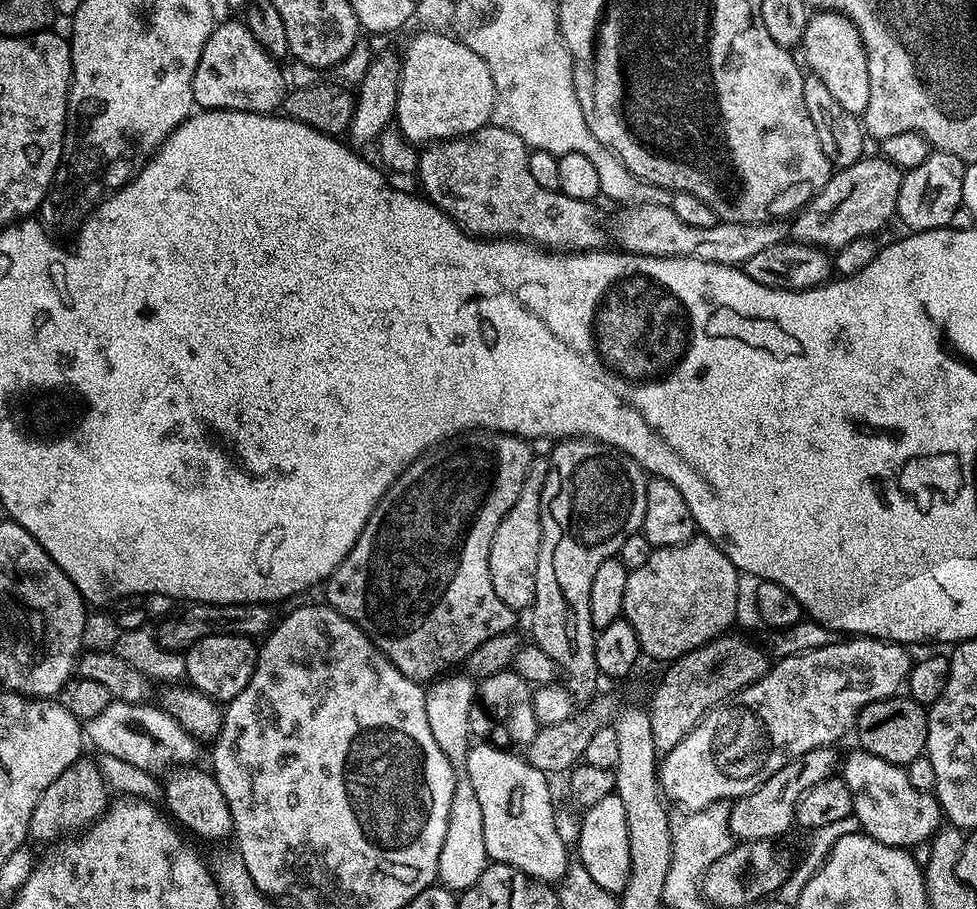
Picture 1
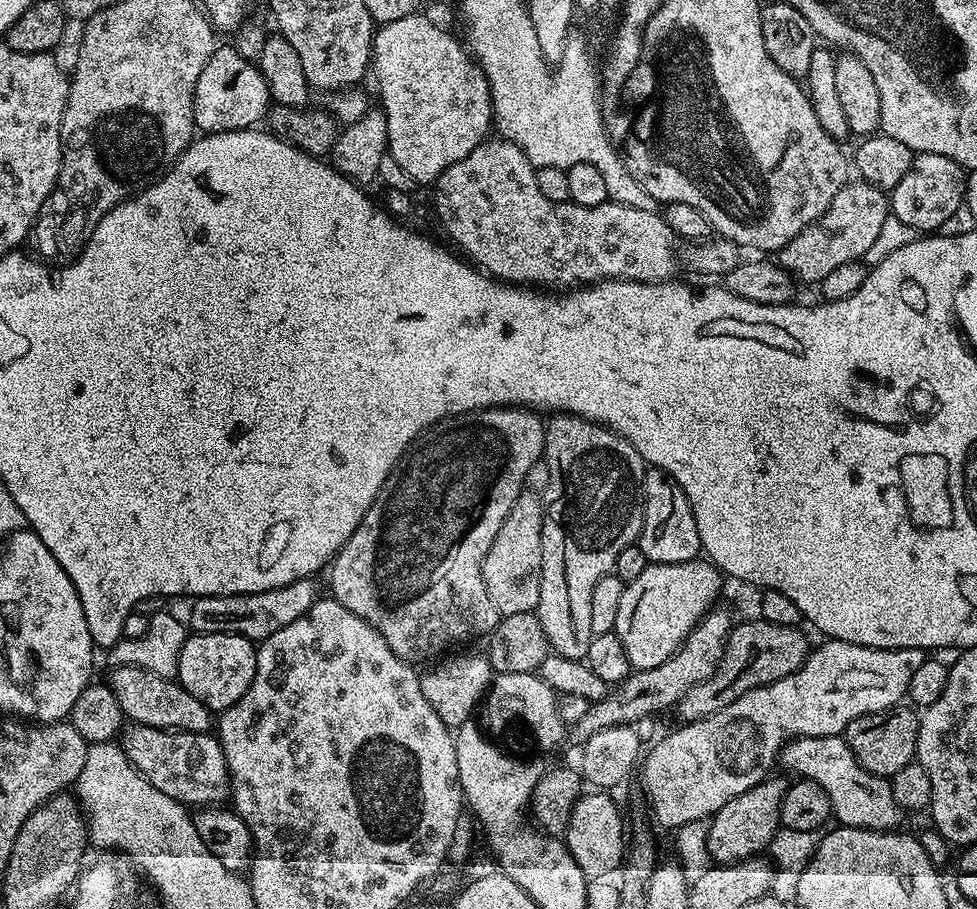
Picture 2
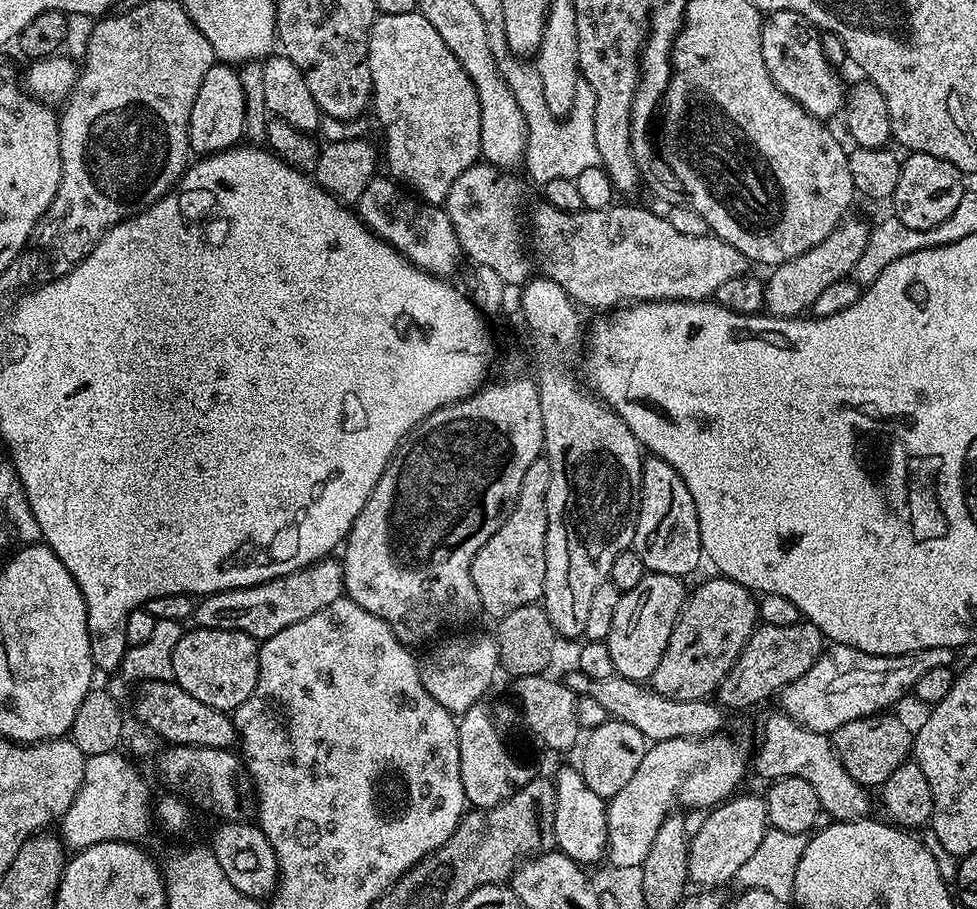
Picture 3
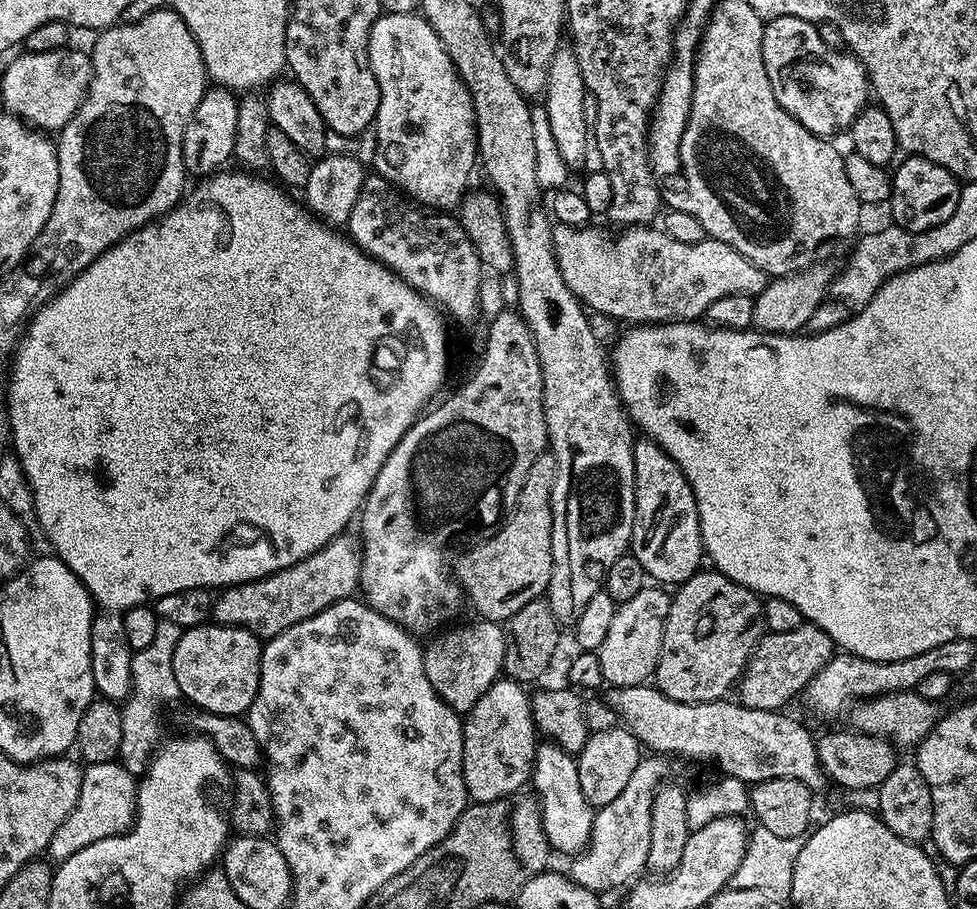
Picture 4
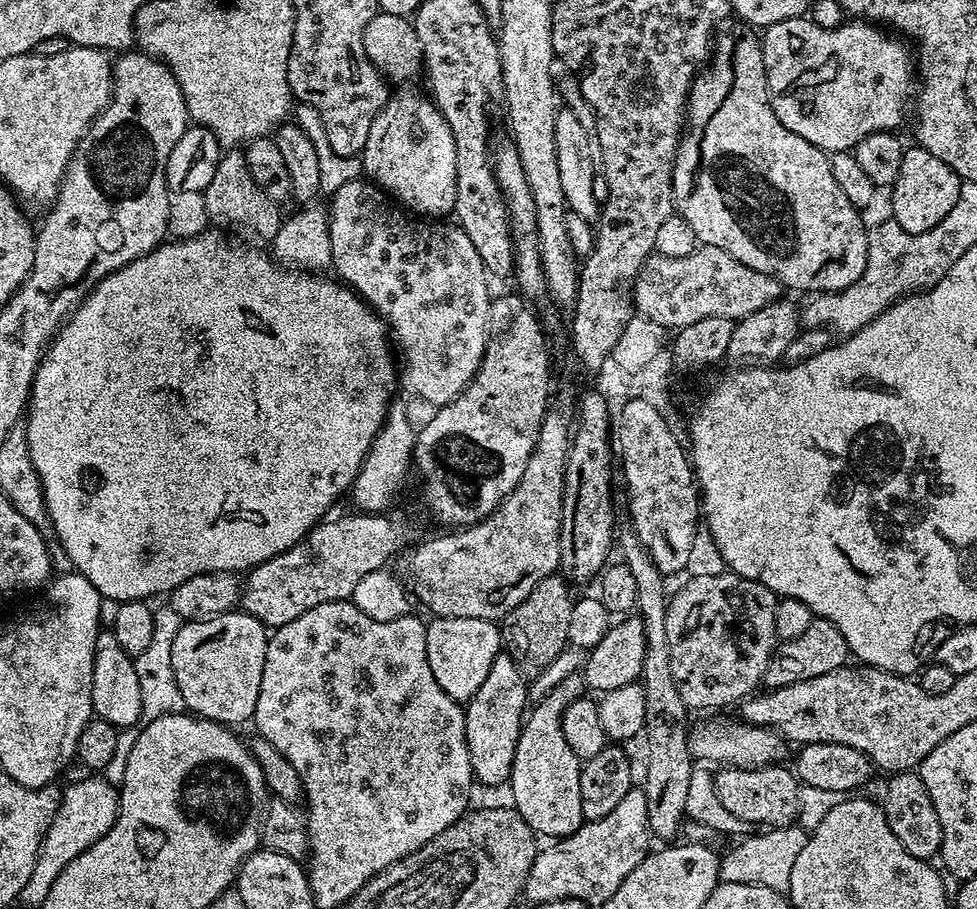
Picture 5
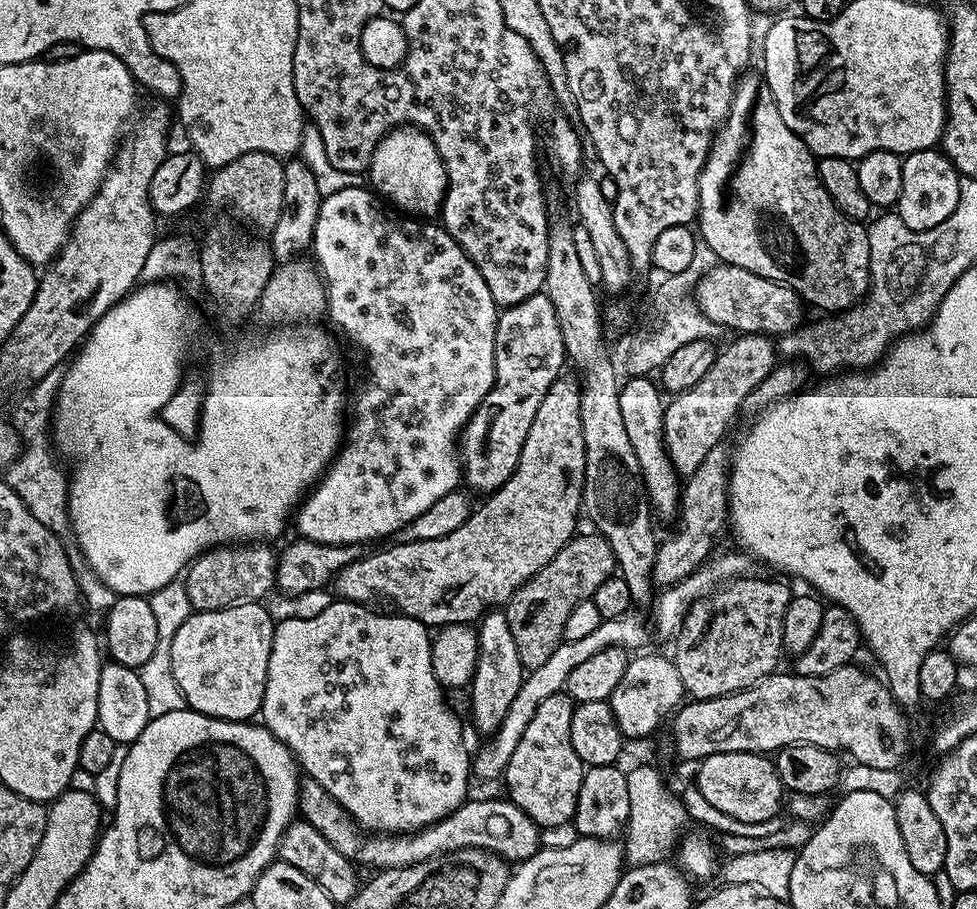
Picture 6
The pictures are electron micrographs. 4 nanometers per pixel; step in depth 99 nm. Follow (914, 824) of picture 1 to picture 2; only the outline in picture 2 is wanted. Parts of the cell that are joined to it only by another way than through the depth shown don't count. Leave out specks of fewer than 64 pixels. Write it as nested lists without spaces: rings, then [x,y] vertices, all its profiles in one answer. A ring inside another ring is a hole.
[[[798,736],[789,740],[778,757],[779,767],[797,772],[797,777],[813,780],[826,790],[832,815],[849,828],[892,830],[902,817],[902,810],[894,800],[894,790],[885,777],[875,776],[854,758],[850,746],[839,736]]]

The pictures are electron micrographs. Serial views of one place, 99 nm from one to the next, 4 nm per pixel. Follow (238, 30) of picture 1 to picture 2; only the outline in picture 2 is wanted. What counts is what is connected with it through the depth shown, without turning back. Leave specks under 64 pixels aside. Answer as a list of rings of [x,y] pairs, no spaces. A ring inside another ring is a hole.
[[[232,46],[217,47],[216,51],[212,53],[210,62],[206,62],[206,66],[202,66],[202,74],[198,74],[198,86],[194,90],[194,118],[197,129],[201,133],[207,134],[209,132],[229,132],[235,128],[251,128],[259,125],[265,119],[269,107],[268,87],[259,67],[255,63],[247,61]]]

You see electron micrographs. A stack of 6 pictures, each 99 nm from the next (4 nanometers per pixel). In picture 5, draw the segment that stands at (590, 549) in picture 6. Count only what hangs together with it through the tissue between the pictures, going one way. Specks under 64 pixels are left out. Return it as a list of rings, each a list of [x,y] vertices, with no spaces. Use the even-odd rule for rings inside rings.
[[[553,574],[542,578],[514,610],[504,615],[502,621],[502,648],[503,651],[518,666],[518,670],[525,678],[542,674],[560,652],[565,651],[568,644],[570,630],[570,610],[574,593],[571,592],[569,581],[563,575]]]

